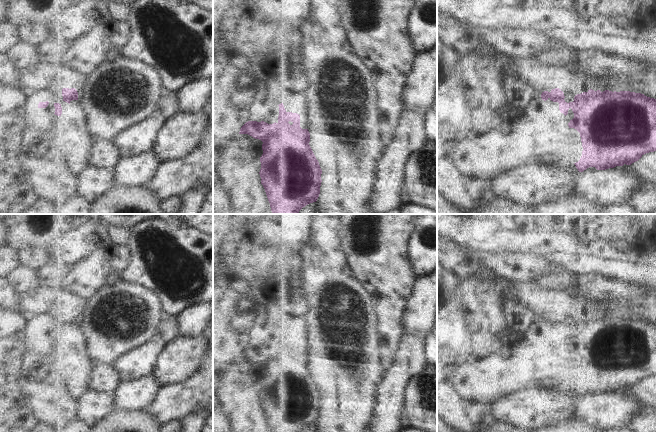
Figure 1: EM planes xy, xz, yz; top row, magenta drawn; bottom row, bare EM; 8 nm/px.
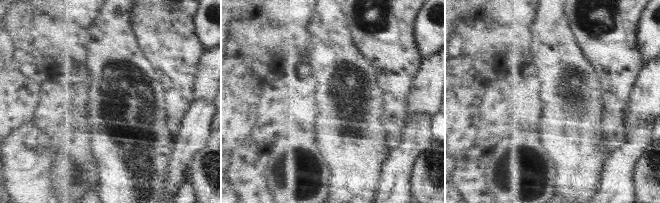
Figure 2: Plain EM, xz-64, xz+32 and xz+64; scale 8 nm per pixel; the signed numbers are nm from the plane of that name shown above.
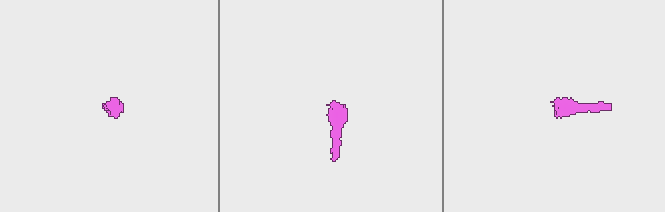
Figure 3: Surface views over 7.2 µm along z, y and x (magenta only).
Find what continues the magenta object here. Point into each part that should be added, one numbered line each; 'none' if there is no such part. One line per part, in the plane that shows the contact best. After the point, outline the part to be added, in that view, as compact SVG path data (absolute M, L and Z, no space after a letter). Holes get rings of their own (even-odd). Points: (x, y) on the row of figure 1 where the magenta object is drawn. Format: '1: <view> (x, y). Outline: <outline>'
1: xz (295, 89). Outline: M304 76L297 81L282 80L277 83L278 93L287 95L282 100L286 112L300 113L302 105L299 102L299 98L306 90L307 83L308 81Z

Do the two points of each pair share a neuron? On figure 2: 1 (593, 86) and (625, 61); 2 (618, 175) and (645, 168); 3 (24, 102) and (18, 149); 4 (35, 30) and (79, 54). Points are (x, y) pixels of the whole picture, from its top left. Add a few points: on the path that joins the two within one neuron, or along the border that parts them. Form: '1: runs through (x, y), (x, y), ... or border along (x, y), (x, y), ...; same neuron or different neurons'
1: border along (589, 60), (601, 80), (605, 103); different neurons
2: border along (645, 150), (635, 170), (635, 192); different neurons
3: border along (41, 116), (36, 116), (22, 123), (10, 133); different neurons
4: runs through (46, 36), (54, 40), (65, 40), (68, 43); same neuron

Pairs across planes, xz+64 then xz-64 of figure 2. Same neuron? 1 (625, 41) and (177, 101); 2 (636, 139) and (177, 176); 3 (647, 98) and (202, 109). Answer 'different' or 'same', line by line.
1: same
2: same
3: different

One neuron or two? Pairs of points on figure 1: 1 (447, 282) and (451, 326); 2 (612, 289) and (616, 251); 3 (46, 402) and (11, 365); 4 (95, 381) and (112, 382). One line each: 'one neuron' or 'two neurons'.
1: one neuron
2: two neurons
3: two neurons
4: one neuron

